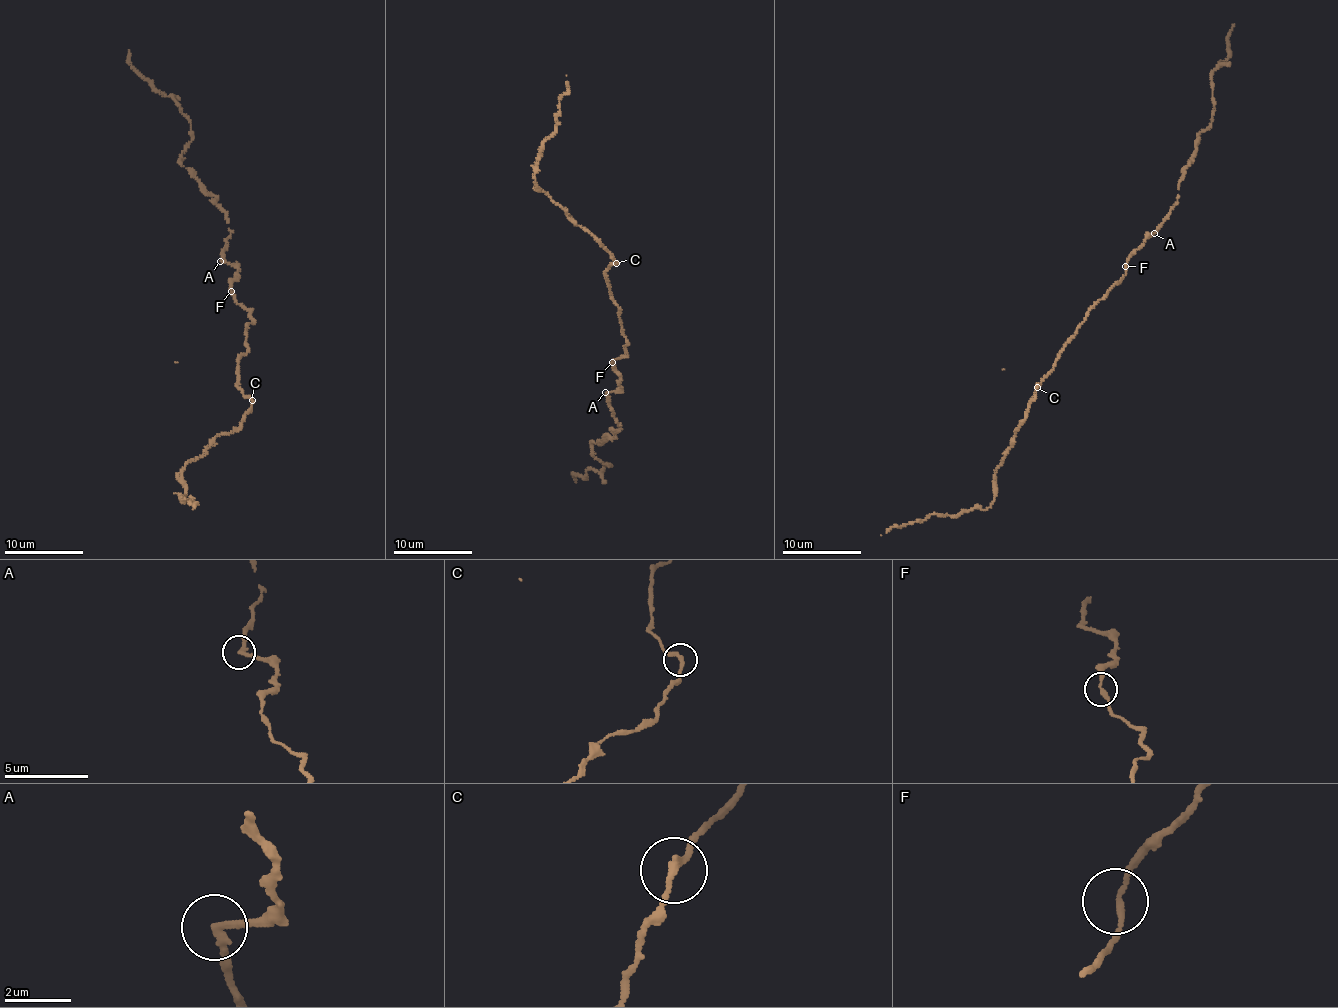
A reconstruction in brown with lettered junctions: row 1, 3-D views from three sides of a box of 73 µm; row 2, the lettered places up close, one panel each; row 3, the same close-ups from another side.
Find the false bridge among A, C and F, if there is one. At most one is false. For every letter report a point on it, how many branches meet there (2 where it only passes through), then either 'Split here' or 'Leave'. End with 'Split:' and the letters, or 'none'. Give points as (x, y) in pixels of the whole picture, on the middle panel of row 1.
A: Place: (605, 392). Branches: 2. Leave
C: Place: (616, 263). Branches: 2. Leave
F: Place: (612, 362). Branches: 2. Leave
Split: none

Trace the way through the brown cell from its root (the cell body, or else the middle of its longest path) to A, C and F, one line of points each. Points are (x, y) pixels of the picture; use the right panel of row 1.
A: (1107, 293), (1120, 283), (1127, 260), (1143, 240), (1154, 233)
C: (1107, 293), (1088, 312), (1086, 320), (1059, 354), (1053, 370), (1038, 386)
F: (1107, 293), (1120, 283), (1125, 266)

